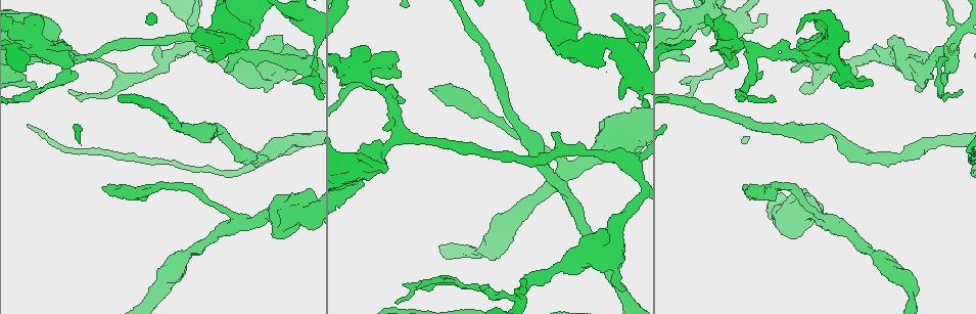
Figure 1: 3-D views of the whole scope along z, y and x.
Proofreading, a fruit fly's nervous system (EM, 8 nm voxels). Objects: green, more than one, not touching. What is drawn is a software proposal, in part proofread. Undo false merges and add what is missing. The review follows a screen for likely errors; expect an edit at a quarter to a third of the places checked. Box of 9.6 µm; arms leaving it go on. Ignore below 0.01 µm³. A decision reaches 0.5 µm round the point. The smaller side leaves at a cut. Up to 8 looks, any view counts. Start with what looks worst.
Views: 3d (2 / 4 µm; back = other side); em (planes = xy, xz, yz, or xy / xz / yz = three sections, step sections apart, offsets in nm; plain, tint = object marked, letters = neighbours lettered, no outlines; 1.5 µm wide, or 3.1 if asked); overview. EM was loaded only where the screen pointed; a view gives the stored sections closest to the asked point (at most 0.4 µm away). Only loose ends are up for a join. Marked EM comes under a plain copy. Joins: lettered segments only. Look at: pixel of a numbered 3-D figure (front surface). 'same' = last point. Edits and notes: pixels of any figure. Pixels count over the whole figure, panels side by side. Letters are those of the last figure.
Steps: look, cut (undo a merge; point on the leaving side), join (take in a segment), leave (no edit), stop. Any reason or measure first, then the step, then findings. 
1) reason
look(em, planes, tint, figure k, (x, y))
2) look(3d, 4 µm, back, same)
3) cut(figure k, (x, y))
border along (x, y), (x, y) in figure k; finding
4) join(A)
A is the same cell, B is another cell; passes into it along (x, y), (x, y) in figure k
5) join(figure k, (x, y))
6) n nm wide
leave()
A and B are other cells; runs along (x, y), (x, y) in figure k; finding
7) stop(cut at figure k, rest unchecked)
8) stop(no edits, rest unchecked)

branch stops here
look(3d, 2 µm, figure 1, (750, 187))

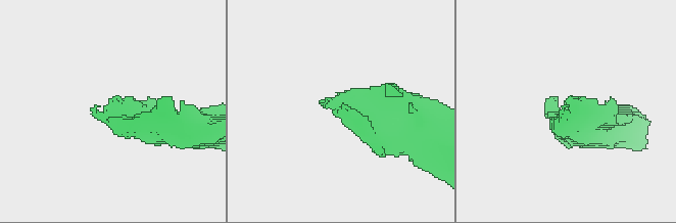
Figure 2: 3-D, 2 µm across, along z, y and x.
need the tissue
look(em, planes, tint, figure 2, (567, 113))

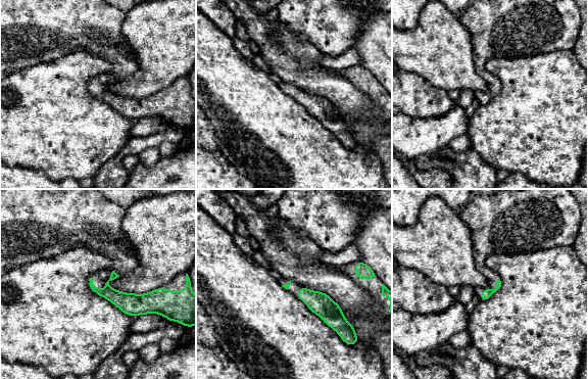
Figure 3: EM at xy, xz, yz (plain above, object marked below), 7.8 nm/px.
what lies round it
look(em, planes, letters, same)

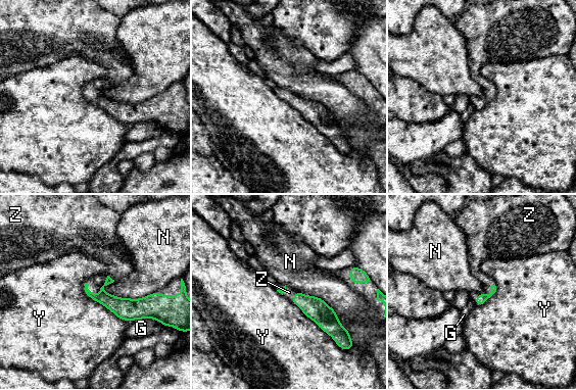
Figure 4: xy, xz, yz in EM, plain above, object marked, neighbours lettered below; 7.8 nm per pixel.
join(Z)
Z is the same cell, G, N and Y are other cells; passes into it along (125, 308), (99, 291), (118, 266) in figure 4; the neuron continues

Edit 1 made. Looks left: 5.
four-way junction
look(3d, 4 µm, figure 1, (410, 135))

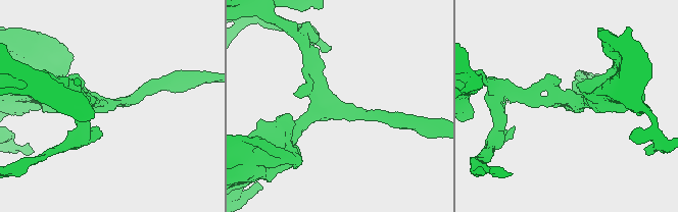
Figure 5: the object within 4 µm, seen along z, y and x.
4 arms; need the tissue
look(em, yz, step 8, letters, figure 5, (334, 106))

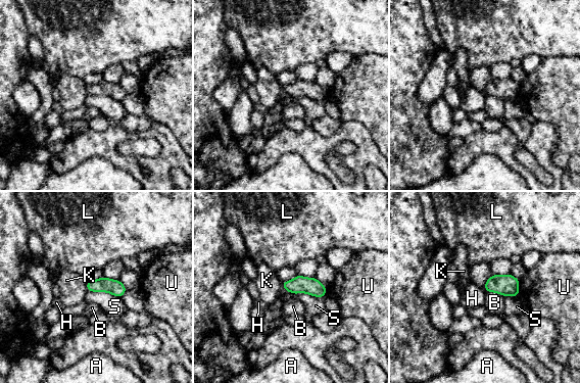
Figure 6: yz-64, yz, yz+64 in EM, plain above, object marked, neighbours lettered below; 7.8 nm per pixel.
look(em, planes, letters, same)

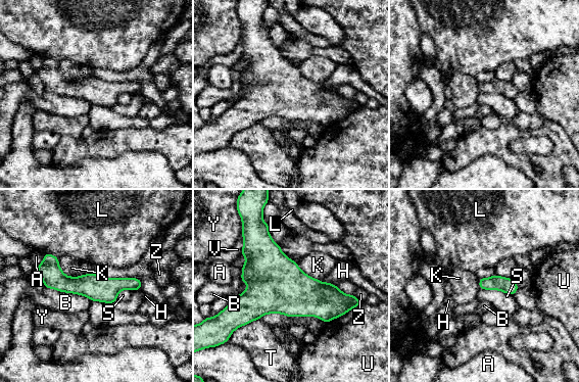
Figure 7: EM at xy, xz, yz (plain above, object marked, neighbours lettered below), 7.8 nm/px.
leave()
A, B, H, K, L, S, T, U, V, Y and Z are other cells; border along (44, 286), (83, 294), (92, 301) in figure 7; all the same neuron

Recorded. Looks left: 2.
stop(join at figure 4, rest unchecked)

